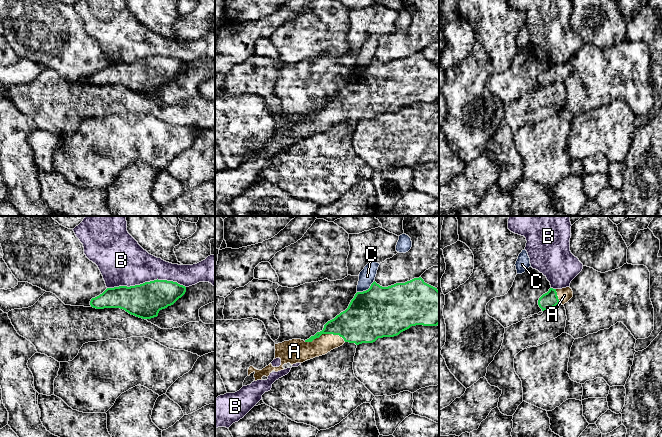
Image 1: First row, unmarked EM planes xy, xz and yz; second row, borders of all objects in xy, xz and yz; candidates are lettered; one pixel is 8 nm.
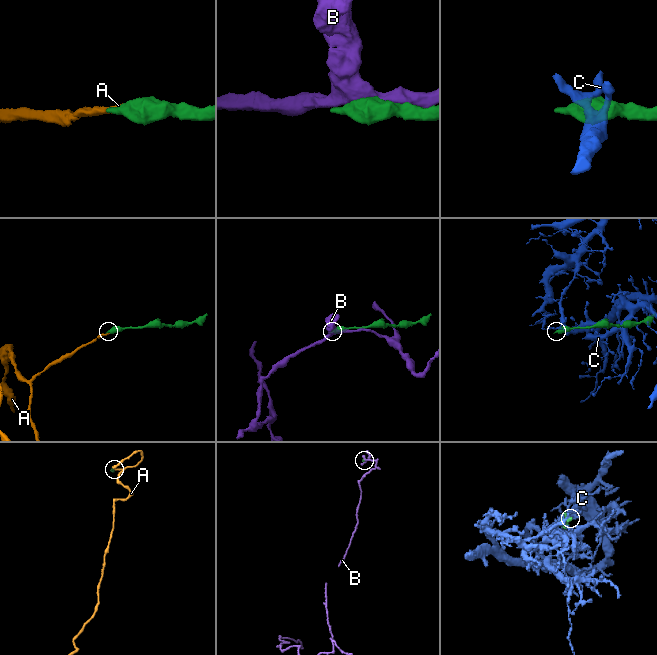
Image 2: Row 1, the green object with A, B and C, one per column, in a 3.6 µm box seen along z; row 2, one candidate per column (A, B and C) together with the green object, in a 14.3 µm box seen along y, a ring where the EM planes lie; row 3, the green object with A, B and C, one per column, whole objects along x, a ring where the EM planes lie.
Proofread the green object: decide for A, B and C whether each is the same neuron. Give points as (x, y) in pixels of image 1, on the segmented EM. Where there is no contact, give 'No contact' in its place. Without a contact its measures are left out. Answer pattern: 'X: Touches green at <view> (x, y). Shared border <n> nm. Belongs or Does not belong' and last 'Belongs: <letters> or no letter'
A: Touches green at xz (325, 333). Shared border 340 nm. Belongs
B: Touches green at xy (146, 282). Shared border 650 nm. Does not belong
C: Touches green at xz (366, 290). Shared border 170 nm. Does not belong
Belongs: A

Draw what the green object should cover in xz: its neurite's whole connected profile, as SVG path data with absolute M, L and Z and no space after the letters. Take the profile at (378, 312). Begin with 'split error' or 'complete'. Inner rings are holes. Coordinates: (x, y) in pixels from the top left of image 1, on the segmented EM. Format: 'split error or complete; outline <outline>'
split error; outline M421 277L388 287L382 287L374 281L368 290L357 292L348 308L328 321L322 331L317 332L305 341L292 339L275 344L274 359L280 358L281 365L273 367L270 363L262 370L250 366L243 386L250 385L257 380L267 380L268 376L274 371L278 372L291 368L293 364L303 363L325 355L331 350L342 346L345 342L355 343L356 345L373 343L378 338L397 336L411 326L437 326L438 324L439 291L437 288L425 283Z

